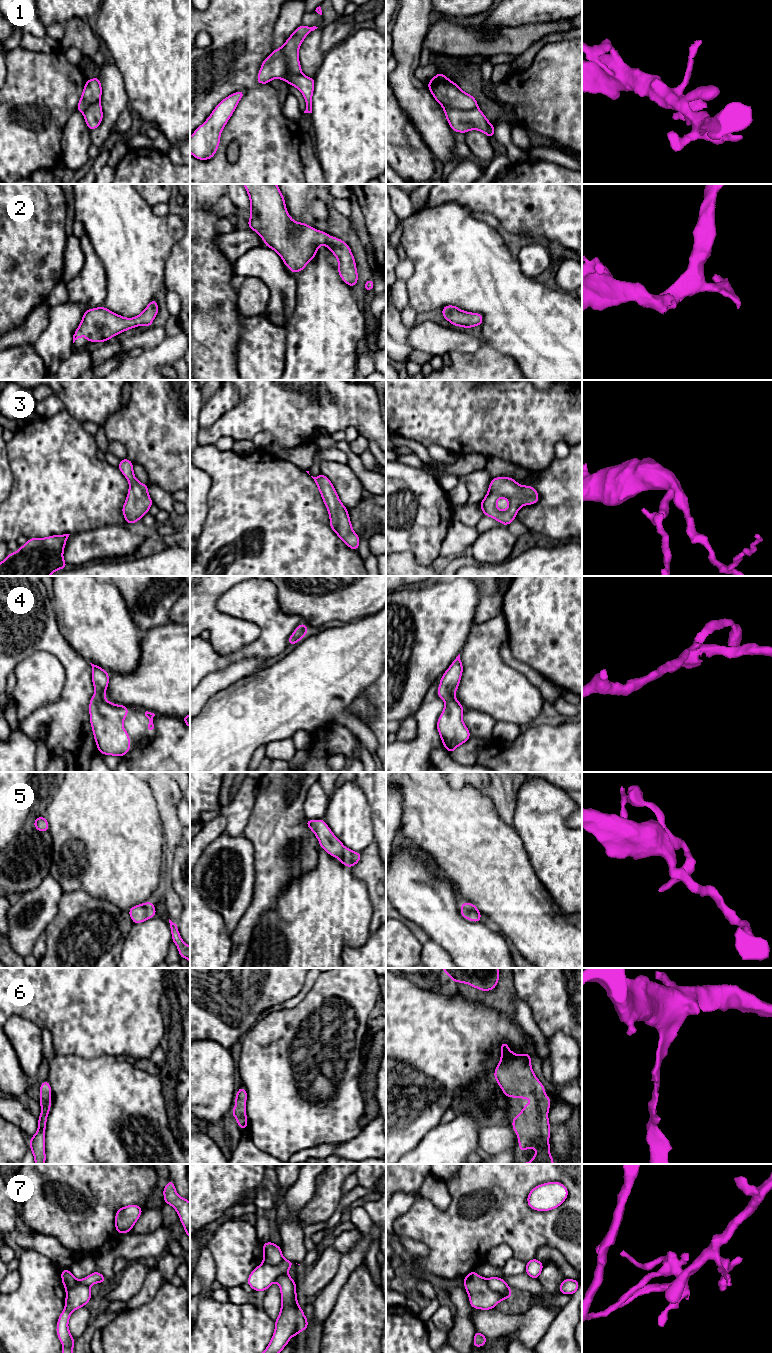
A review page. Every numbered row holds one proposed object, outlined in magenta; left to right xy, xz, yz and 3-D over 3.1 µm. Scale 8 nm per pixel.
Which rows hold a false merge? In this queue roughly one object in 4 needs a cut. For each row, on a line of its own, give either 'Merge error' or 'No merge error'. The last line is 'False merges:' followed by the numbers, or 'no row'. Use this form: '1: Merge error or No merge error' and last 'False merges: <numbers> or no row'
1: Merge error
2: No merge error
3: No merge error
4: No merge error
5: No merge error
6: No merge error
7: Merge error
False merges: 1, 7

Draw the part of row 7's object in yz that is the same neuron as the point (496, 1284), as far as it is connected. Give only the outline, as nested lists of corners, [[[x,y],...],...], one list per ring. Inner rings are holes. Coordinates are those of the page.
[[[490,1277],[486,1279],[488,1287],[500,1294],[500,1301],[509,1299],[512,1296],[512,1289],[507,1285],[505,1280],[499,1277]]]

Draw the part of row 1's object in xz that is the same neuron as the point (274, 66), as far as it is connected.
[[[283,47],[275,49],[264,59],[257,76],[258,84],[268,84],[272,79],[287,75],[287,65],[283,57]]]

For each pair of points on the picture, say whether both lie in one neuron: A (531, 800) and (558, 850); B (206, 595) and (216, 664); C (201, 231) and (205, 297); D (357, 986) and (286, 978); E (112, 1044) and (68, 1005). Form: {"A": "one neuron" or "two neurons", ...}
{"A": "one neuron", "B": "two neurons", "C": "one neuron", "D": "two neurons", "E": "one neuron"}

